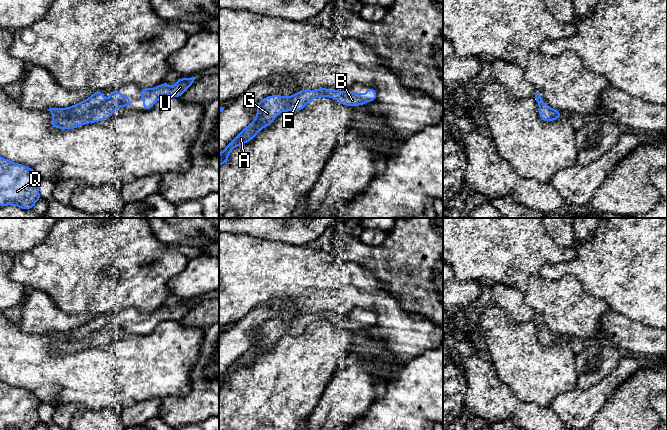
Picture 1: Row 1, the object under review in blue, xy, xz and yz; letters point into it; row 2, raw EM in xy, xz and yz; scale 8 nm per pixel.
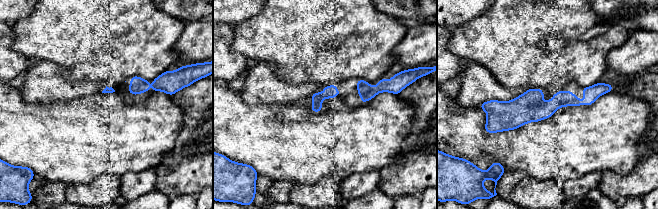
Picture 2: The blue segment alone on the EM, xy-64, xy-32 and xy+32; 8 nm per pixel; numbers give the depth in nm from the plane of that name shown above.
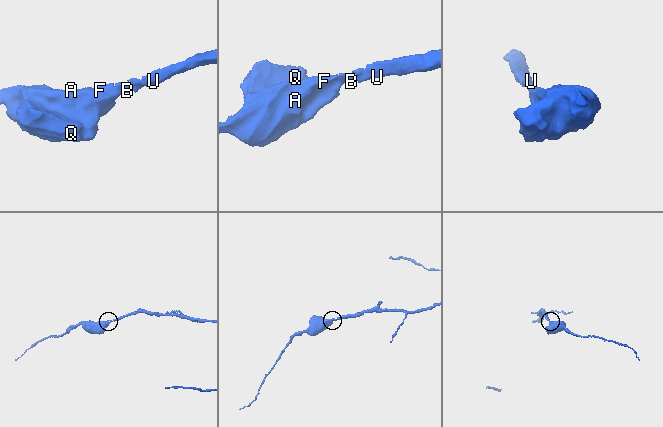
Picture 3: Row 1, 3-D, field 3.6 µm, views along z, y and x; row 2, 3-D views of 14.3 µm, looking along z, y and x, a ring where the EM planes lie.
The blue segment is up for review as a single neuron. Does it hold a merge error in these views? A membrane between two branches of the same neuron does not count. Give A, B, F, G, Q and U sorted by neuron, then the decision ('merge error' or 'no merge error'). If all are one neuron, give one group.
A B F G Q U; no merge error

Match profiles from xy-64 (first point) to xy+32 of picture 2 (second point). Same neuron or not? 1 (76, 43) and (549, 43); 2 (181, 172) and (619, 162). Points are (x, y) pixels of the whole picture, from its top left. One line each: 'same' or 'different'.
1: different
2: different

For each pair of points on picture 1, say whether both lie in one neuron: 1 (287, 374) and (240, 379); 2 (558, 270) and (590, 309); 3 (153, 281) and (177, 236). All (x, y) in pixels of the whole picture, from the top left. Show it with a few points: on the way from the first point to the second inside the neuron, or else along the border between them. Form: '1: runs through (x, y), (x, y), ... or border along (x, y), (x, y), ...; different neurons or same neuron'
1: runs through (275, 380), (252, 380); same neuron
2: border along (541, 266), (545, 277), (574, 276), (584, 286); different neurons
3: border along (152, 232), (160, 241), (175, 247); different neurons

